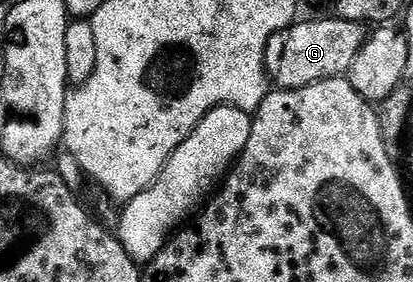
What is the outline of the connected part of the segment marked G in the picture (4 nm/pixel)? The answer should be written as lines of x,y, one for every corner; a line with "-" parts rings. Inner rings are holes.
336,17
328,18
309,19
306,23
297,21
286,35
274,35
265,50
265,74
269,76
274,88
294,91
321,79
348,76
351,61
355,61
355,53
365,43
366,24
343,21

